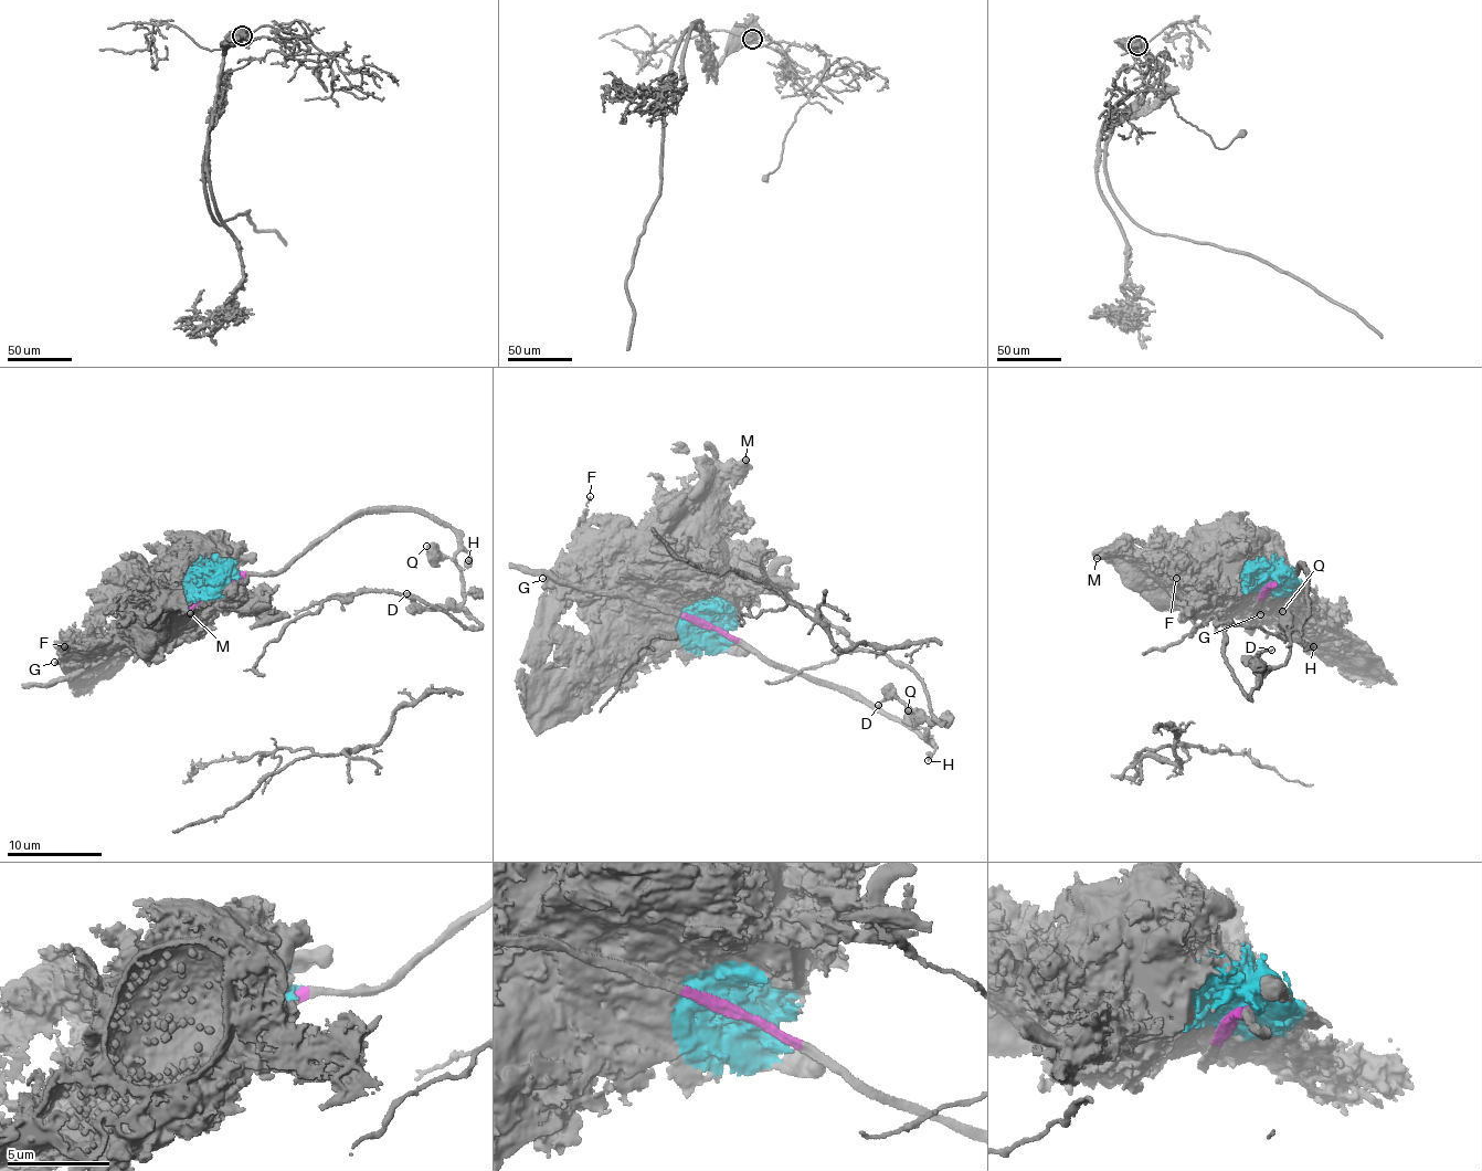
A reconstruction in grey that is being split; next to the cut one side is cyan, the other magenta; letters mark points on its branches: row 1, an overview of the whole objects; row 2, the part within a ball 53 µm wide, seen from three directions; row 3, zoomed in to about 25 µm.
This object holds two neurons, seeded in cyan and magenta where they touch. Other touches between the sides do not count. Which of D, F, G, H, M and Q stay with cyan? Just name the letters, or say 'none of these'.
F, G, M

